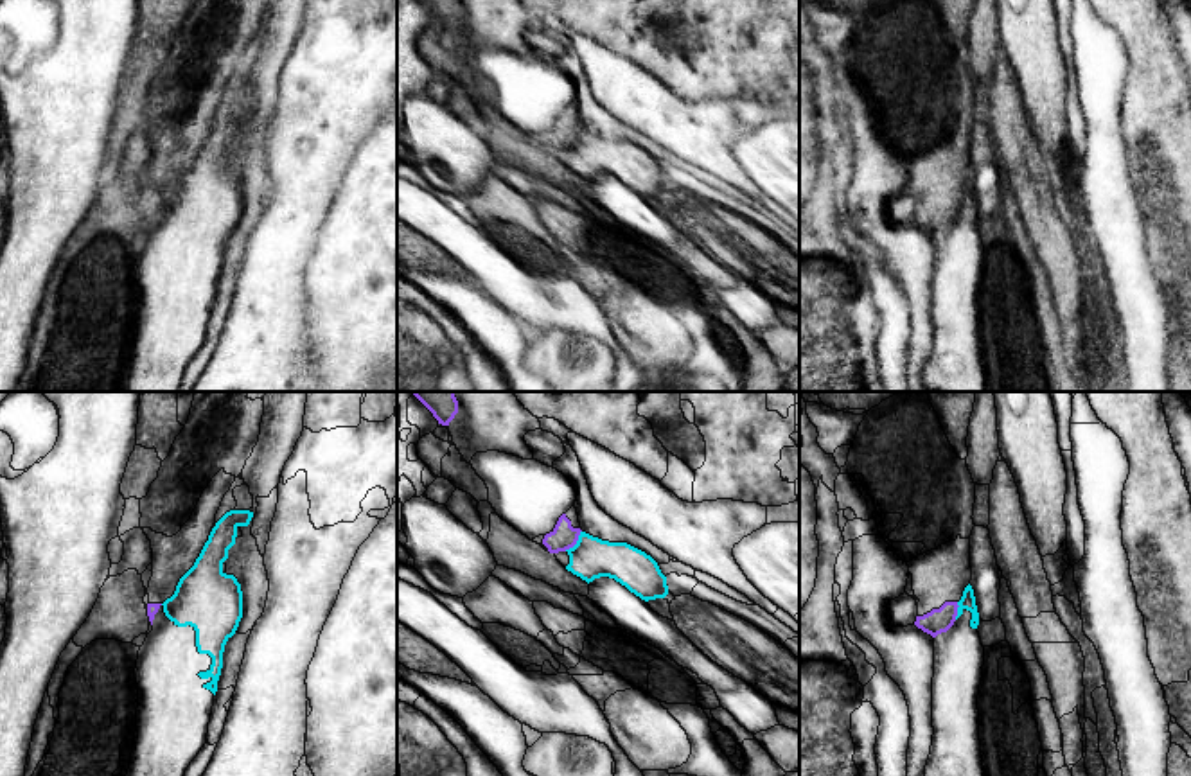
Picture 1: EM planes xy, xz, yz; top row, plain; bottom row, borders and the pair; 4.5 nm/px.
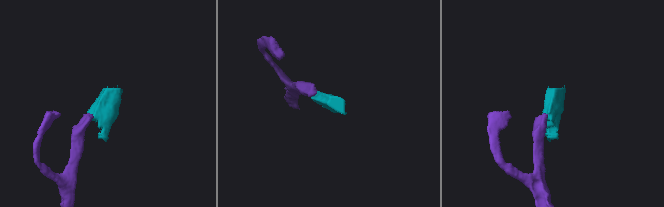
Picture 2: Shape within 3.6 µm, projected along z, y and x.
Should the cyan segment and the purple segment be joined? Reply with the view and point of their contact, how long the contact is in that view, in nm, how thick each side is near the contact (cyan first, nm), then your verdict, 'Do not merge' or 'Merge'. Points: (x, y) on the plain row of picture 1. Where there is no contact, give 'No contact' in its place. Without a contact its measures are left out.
Touches cyan at xz (577, 141). Shared border 120 nm. Thickness 190 nm (cyan) against 120 nm. Do not merge

